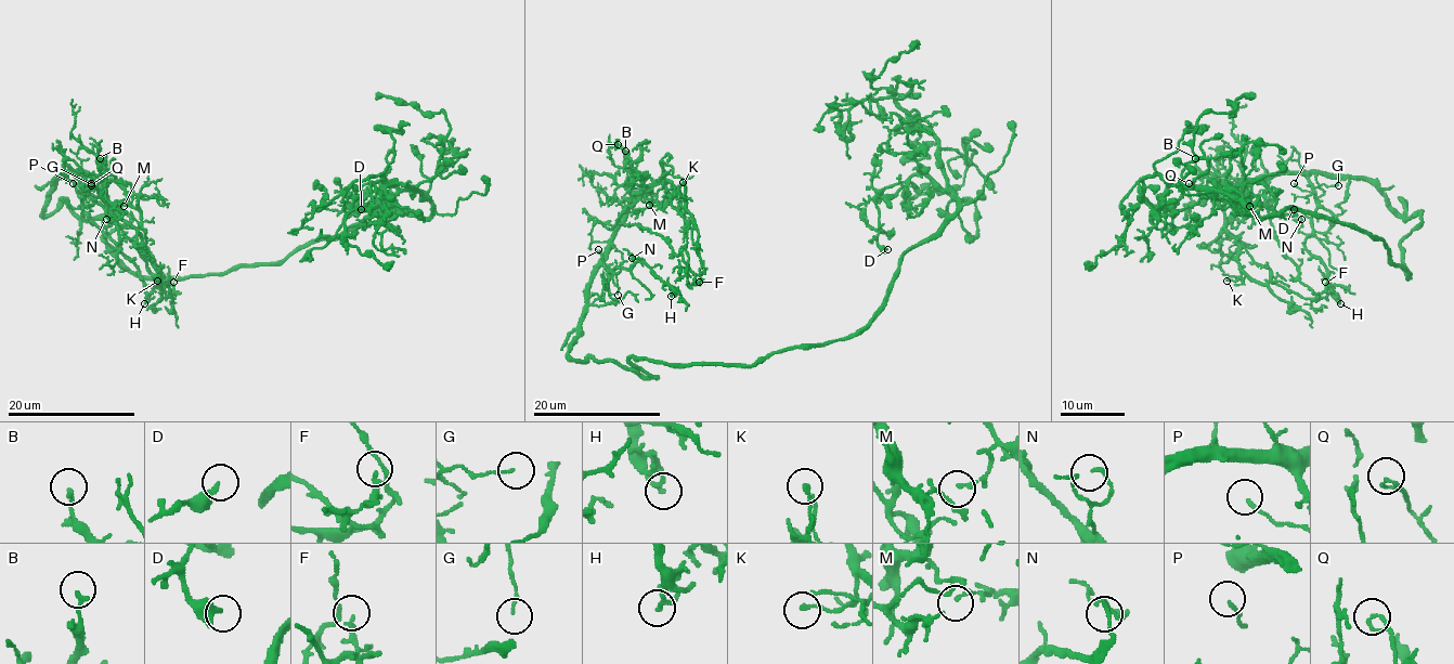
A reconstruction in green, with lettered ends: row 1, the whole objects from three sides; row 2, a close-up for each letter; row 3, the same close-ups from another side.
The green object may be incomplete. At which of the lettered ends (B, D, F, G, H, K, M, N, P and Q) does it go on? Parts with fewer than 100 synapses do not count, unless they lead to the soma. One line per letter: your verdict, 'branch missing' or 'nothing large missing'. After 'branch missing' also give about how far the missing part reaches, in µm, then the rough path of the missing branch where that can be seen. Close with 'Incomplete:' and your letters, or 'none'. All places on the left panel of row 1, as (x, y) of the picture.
B: nothing large missing
D: nothing large missing
F: nothing large missing
G: nothing large missing
H: nothing large missing
K: nothing large missing
M: nothing large missing
N: nothing large missing
P: nothing large missing
Q: nothing large missing
Incomplete: none

